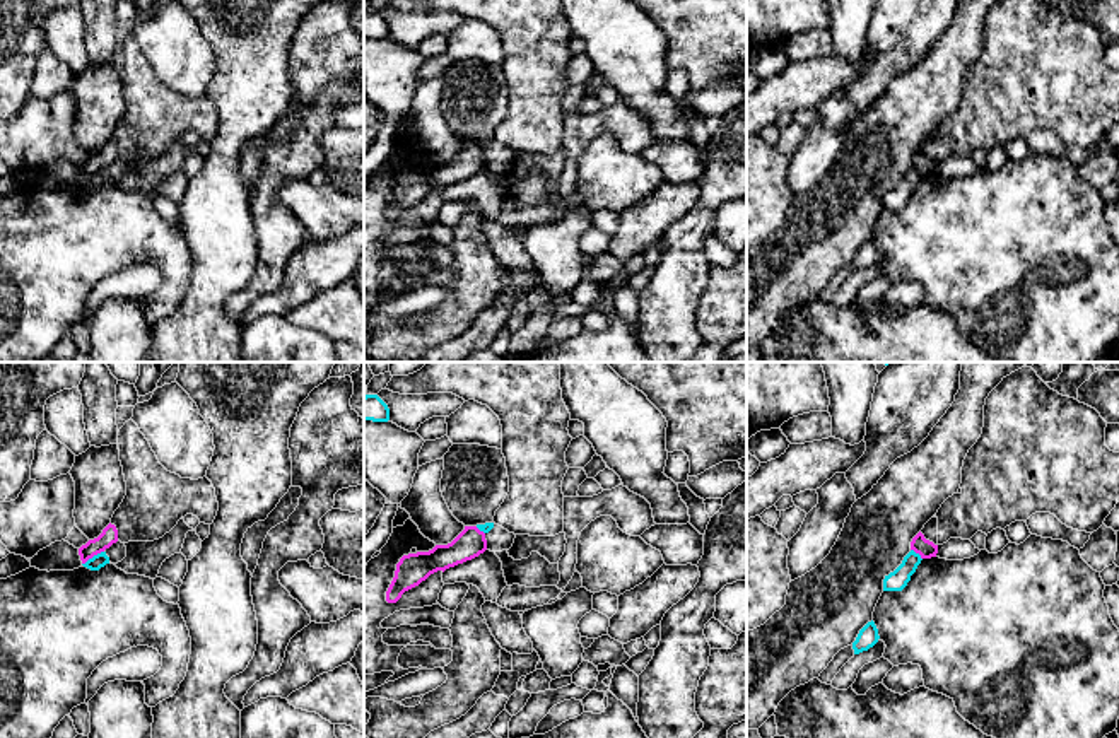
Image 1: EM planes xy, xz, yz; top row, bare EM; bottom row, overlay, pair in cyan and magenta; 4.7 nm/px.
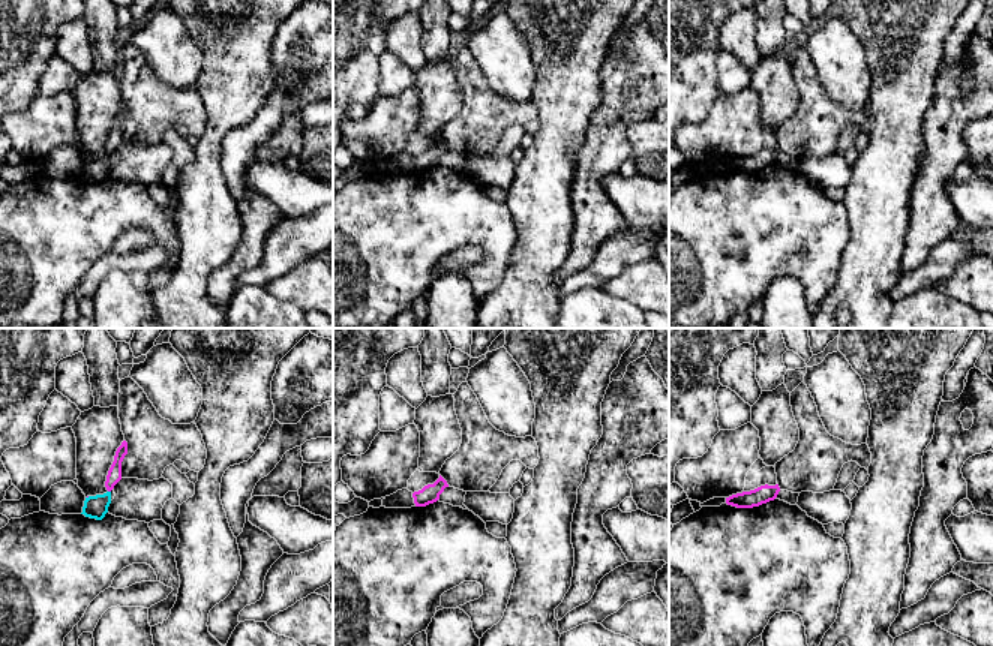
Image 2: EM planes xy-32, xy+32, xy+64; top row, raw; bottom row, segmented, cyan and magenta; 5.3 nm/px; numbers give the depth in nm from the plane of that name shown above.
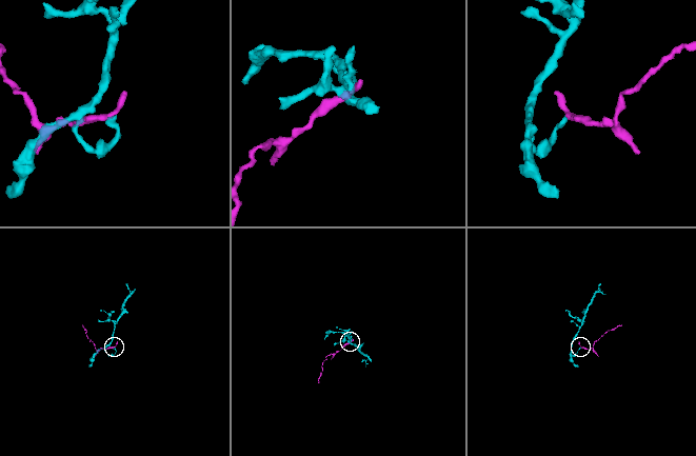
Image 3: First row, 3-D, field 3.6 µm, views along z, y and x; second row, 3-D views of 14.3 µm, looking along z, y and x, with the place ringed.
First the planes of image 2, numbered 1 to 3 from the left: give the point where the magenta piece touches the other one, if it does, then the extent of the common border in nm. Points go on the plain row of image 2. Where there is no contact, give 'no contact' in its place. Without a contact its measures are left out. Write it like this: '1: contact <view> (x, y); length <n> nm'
1: no contact
2: no contact
3: no contact

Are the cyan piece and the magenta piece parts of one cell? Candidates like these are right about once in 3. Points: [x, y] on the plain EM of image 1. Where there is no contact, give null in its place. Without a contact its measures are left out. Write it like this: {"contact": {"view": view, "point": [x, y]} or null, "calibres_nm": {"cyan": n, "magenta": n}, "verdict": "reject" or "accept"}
{"contact": {"view": "xy", "point": [94, 173]}, "calibres_nm": {"cyan": 70, "magenta": 80}, "verdict": "reject"}

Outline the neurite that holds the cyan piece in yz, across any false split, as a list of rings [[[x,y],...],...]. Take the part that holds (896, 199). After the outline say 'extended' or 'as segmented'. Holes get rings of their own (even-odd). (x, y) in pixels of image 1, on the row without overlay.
[[[911,167],[904,174],[902,181],[893,190],[885,193],[883,208],[902,208],[911,198],[911,193],[916,190],[921,178],[921,173]]] | as segmented

